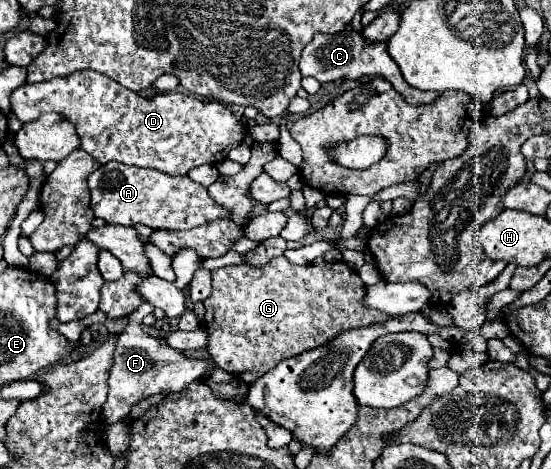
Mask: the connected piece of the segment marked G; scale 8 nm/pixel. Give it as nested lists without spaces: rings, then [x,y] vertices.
[[[275,257],[261,267],[233,265],[215,269],[211,275],[213,291],[205,299],[205,323],[203,323],[207,329],[207,351],[223,371],[237,375],[249,385],[287,357],[295,357],[309,349],[317,349],[343,331],[377,323],[383,325],[389,319],[385,313],[363,305],[367,287],[359,279],[357,271],[347,267],[343,261],[335,263],[323,261],[317,265],[311,263],[299,267],[289,263],[285,257]]]

